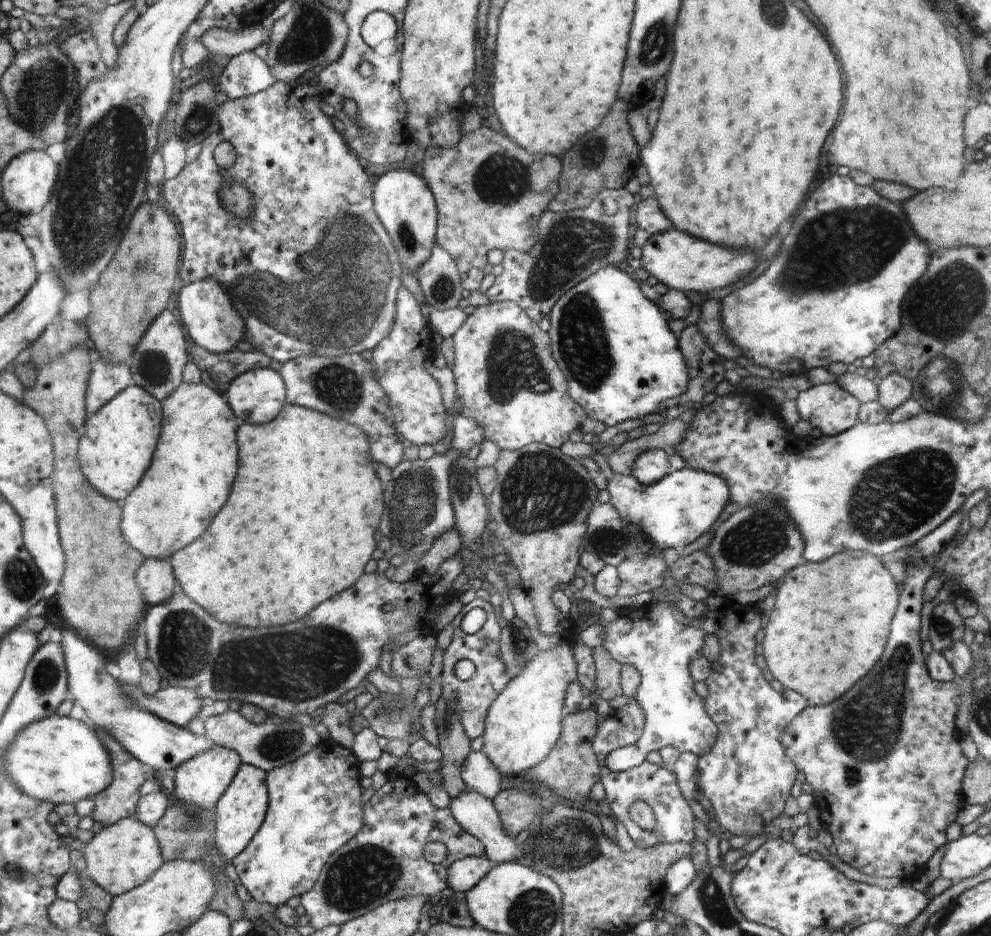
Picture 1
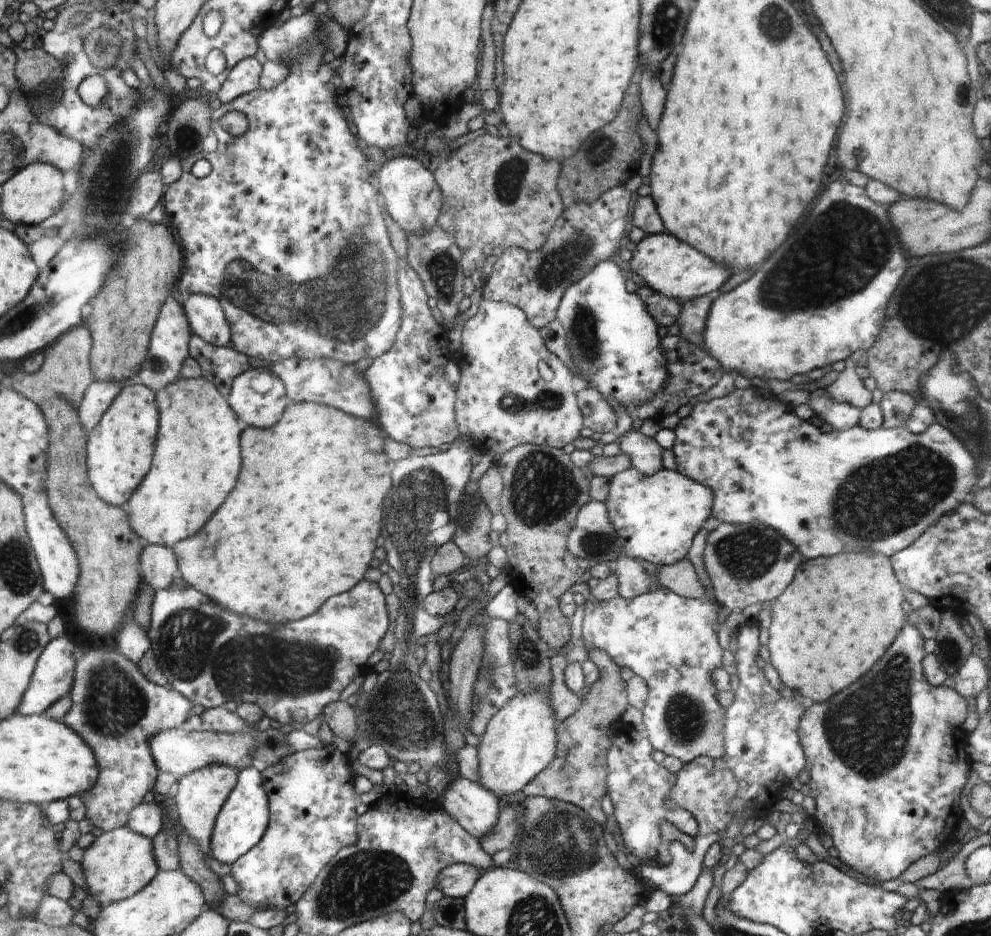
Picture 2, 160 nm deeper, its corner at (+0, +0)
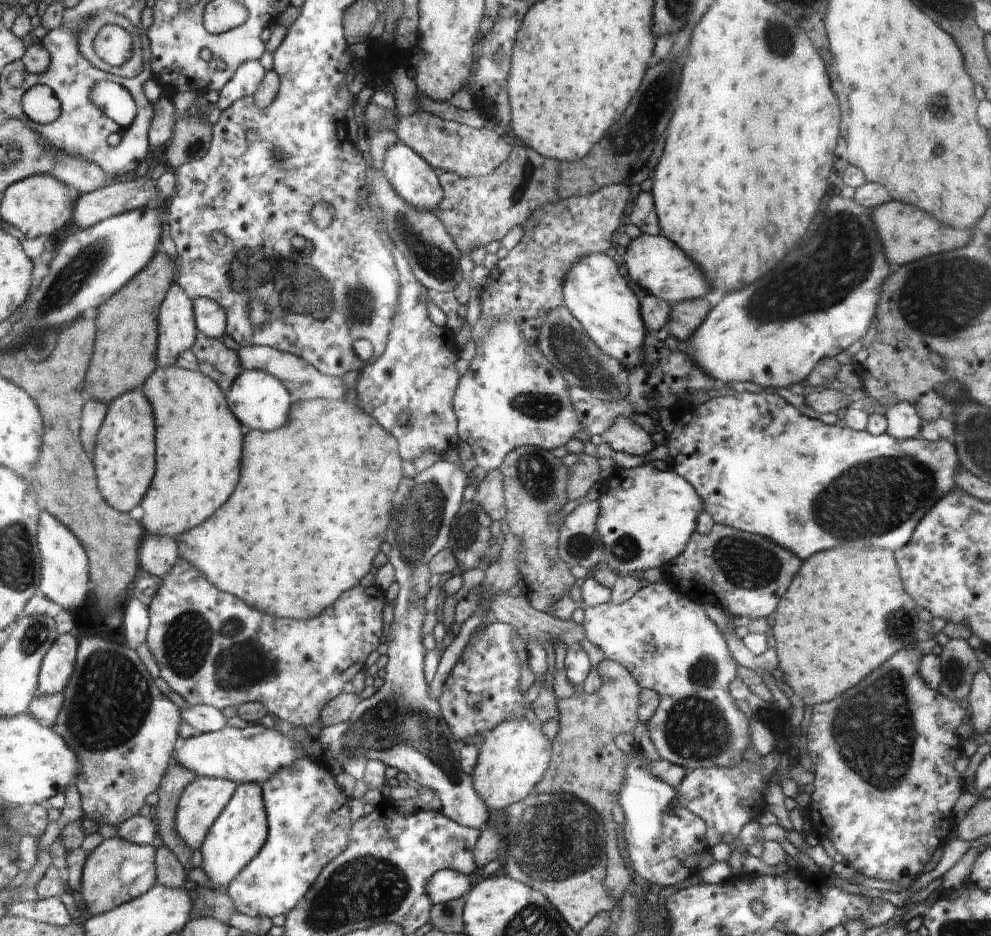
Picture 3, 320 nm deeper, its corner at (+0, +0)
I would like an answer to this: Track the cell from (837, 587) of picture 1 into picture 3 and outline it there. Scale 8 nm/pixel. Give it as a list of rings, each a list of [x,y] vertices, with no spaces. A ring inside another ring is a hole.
[[[846,547],[818,552],[802,562],[790,588],[786,590],[786,596],[780,600],[772,634],[776,638],[775,651],[786,684],[802,697],[805,706],[813,707],[856,686],[891,656],[914,644],[917,640],[915,634],[922,627],[921,623],[918,606],[904,588],[895,553],[888,549],[860,550]],[[856,608],[860,608],[862,616],[872,614],[872,618],[858,624],[858,630]],[[884,616],[888,618],[886,628],[880,622],[880,618]]]

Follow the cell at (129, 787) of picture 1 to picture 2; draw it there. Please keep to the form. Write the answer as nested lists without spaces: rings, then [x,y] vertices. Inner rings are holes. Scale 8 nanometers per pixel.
[[[102,648],[86,650],[78,660],[77,678],[74,680],[73,691],[70,692],[69,698],[71,708],[64,716],[65,724],[80,734],[90,748],[94,748],[101,770],[101,776],[95,786],[80,795],[86,806],[86,818],[94,827],[104,832],[127,826],[133,809],[144,800],[145,794],[155,792],[156,779],[160,771],[156,768],[154,758],[150,754],[152,736],[162,730],[180,729],[188,718],[192,702],[176,690],[156,686],[146,680],[140,668],[134,662],[126,660],[126,656],[122,656],[120,652],[102,650]],[[138,686],[142,688],[142,706],[144,706],[142,722],[138,720]]]

